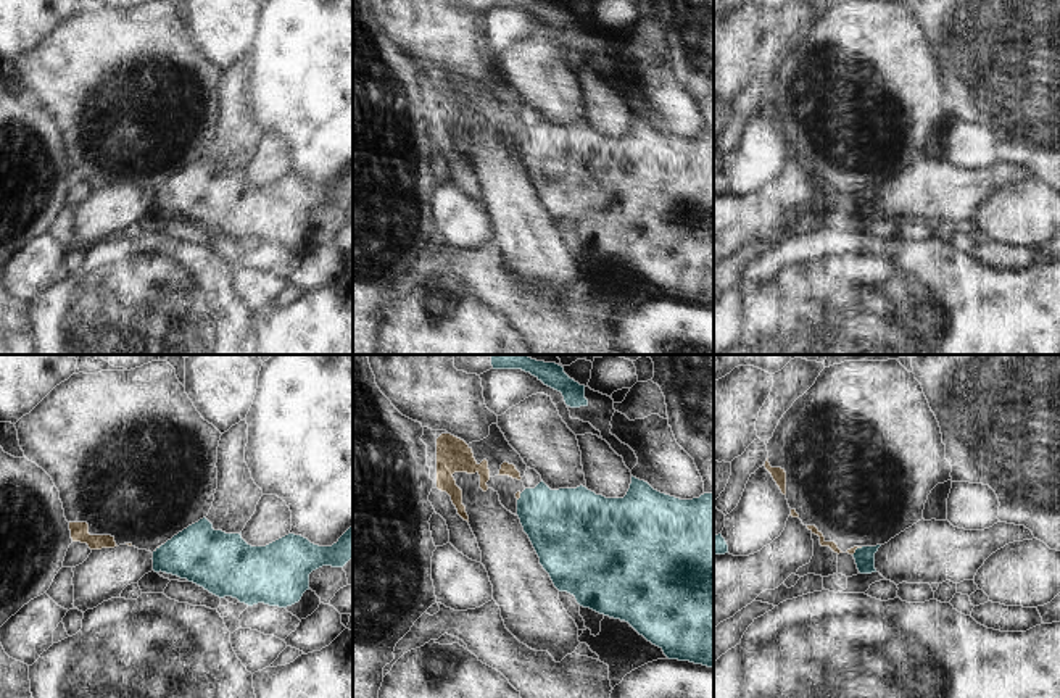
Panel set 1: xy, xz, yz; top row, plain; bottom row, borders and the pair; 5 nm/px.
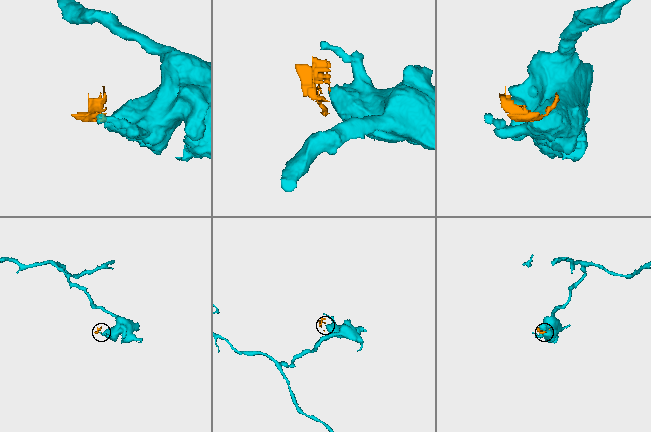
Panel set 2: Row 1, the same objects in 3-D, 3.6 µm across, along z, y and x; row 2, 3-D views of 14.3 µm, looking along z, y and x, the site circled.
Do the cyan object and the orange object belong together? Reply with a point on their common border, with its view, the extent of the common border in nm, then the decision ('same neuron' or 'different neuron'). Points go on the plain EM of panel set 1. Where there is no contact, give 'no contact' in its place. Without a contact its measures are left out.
contact yz (856, 189); length 70 nm; different neuron

